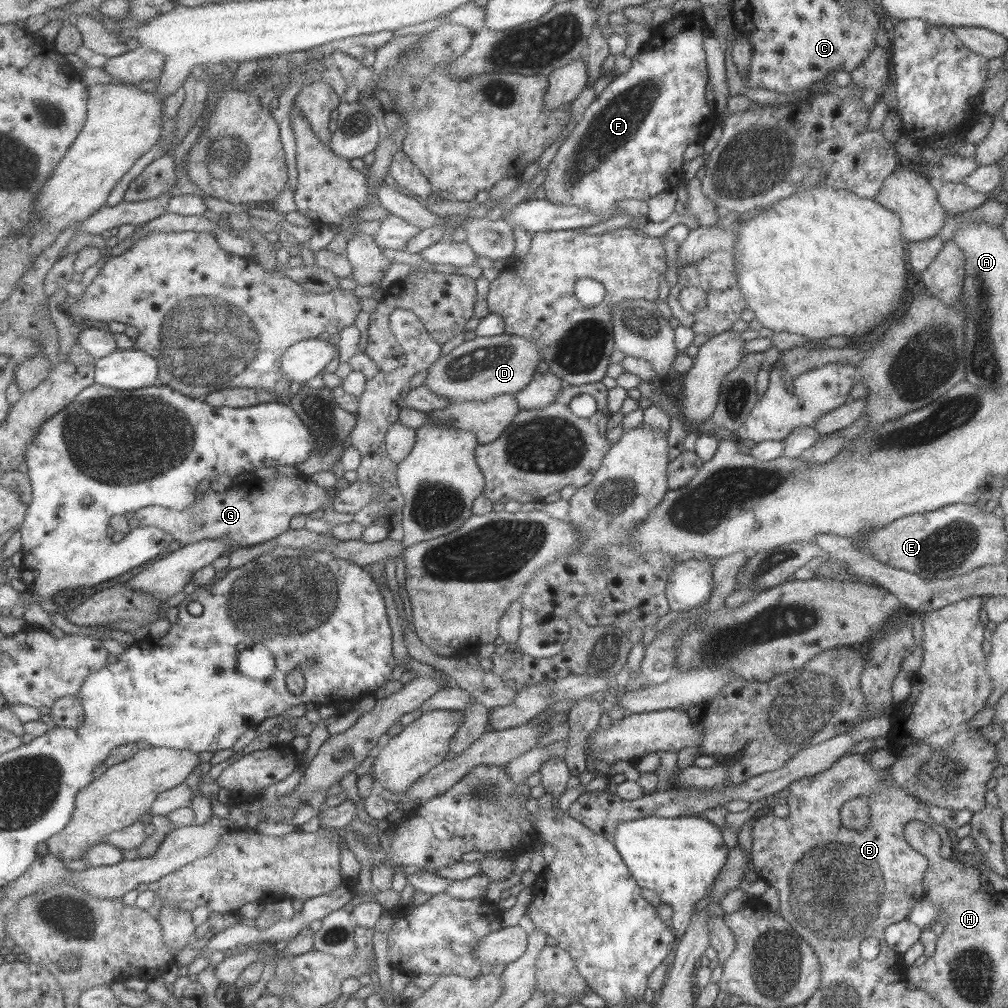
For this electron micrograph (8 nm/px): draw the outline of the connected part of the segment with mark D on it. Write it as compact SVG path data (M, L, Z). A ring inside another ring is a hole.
M505 333L495 336L476 335L473 340L464 340L433 362L427 368L423 385L439 396L455 401L479 402L498 394L513 395L528 384L541 359L540 348L533 339Z

